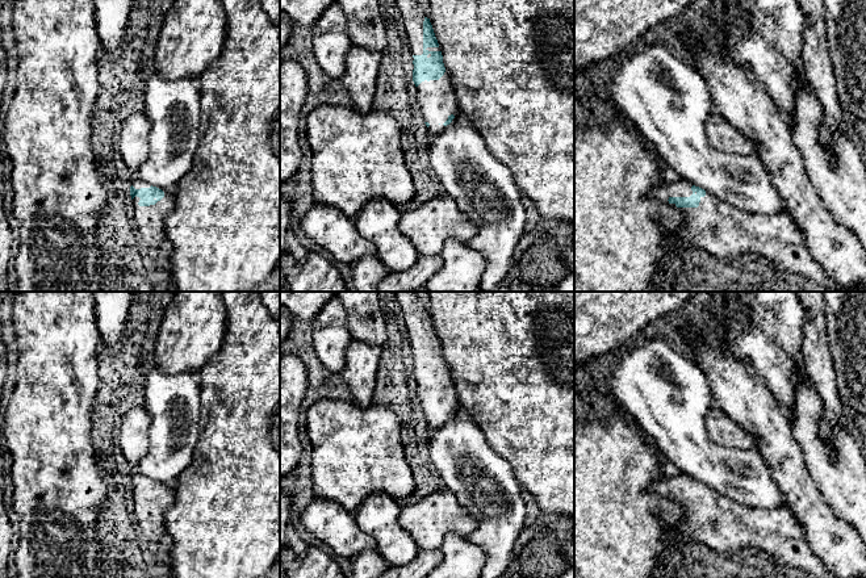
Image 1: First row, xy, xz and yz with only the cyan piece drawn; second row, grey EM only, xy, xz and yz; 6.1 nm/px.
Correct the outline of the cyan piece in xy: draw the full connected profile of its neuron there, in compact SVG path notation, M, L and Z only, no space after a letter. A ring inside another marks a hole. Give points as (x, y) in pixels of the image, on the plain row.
M134 470L130 481L135 519L141 532L150 541L162 541L168 537L164 515L175 502L175 491L171 486L156 481Z

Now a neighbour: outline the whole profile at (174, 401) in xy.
M154 368L146 377L143 407L150 414L148 451L135 466L141 474L173 487L177 477L192 464L200 439L201 390L198 374L168 374Z

